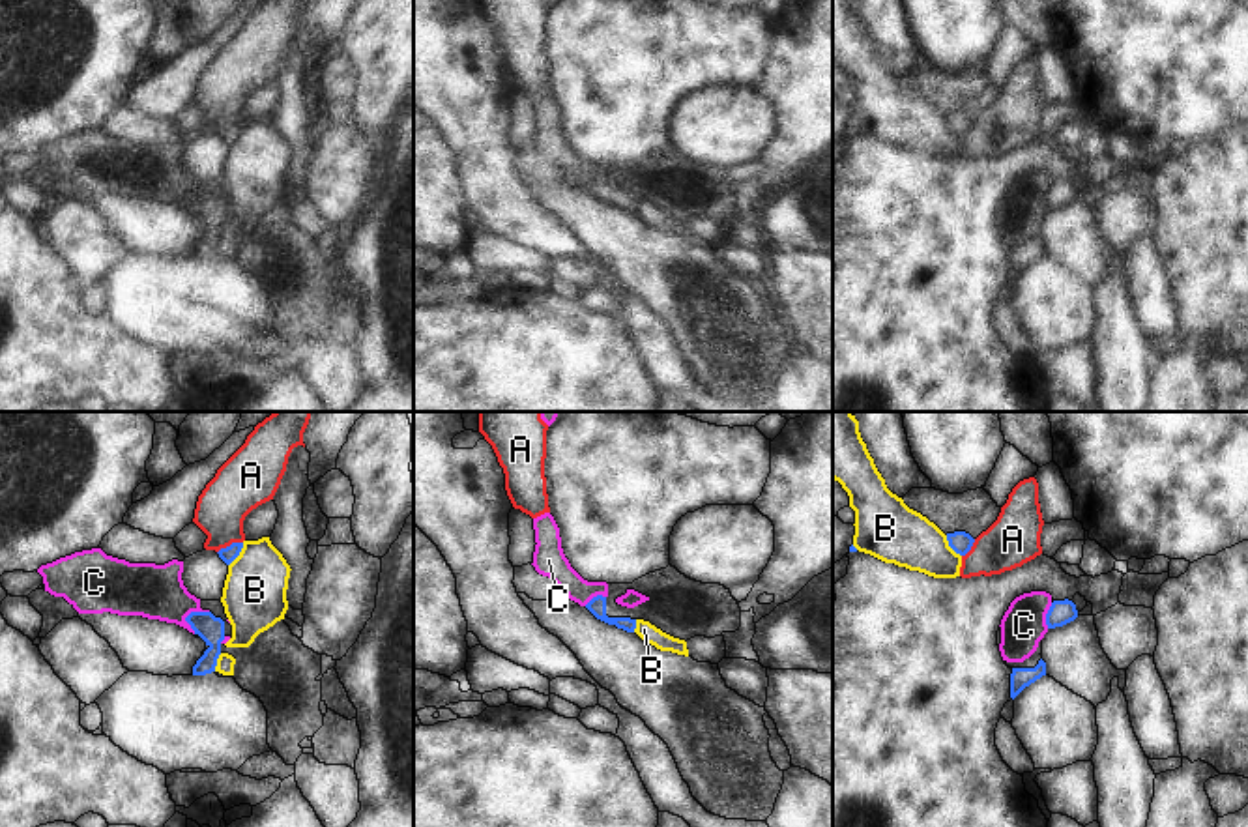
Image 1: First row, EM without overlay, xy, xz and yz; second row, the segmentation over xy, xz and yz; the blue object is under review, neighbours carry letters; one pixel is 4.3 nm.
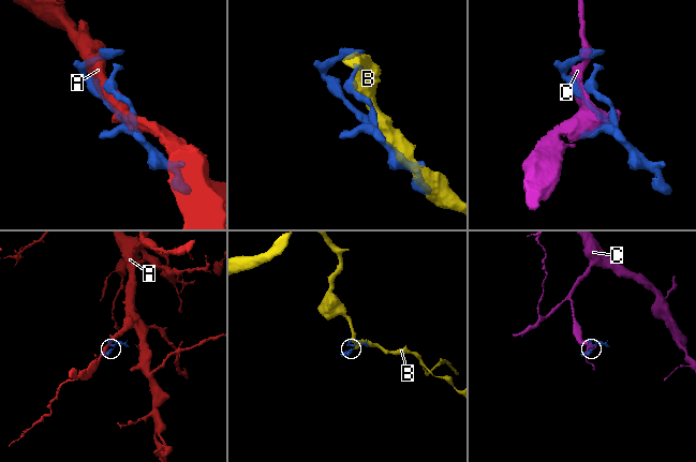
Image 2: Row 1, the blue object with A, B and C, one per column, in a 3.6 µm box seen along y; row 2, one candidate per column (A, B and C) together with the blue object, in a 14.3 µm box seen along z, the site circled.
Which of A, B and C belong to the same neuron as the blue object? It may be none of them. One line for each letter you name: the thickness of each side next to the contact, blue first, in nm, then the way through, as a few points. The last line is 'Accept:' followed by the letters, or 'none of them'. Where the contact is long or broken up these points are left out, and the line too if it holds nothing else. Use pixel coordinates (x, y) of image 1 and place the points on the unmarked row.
Accept: none of them

